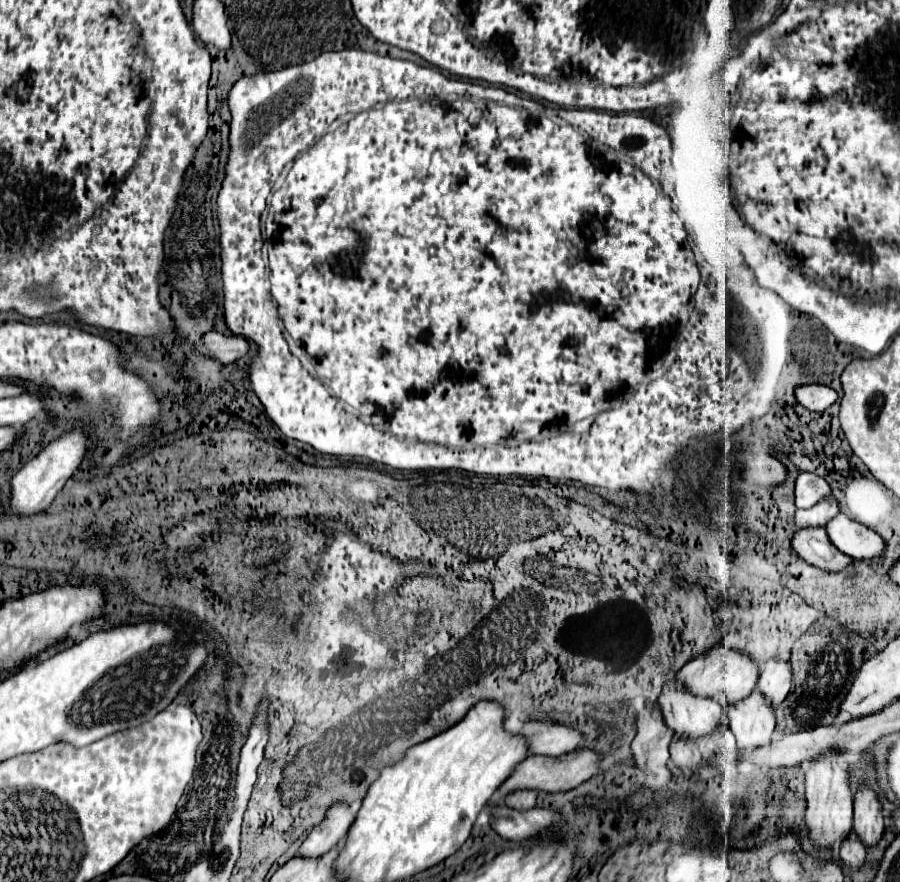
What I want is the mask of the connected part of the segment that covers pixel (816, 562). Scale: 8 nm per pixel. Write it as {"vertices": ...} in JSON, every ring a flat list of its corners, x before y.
{"vertices":[[806,529,806,531,796,531,792,539,792,547,796,553,810,563,816,569,822,569,826,573,844,573,848,571,856,559,840,553,828,539,826,529]]}

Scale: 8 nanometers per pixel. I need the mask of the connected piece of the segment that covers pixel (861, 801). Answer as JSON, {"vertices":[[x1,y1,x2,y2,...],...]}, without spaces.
{"vertices":[[862,783,858,793,854,795,854,833,866,845,878,843,884,833,882,803,876,791,866,783]]}

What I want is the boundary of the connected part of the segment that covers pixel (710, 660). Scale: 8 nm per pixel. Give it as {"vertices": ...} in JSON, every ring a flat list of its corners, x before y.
{"vertices":[[726,641,712,647,712,649,708,649,708,651,704,651,702,655,690,659,678,671,678,679,686,685,686,689,690,689,690,691,694,691,698,695,704,695,704,697,724,695,724,705,748,697,756,689,758,675,760,675,758,661,752,659,746,651,732,649]]}

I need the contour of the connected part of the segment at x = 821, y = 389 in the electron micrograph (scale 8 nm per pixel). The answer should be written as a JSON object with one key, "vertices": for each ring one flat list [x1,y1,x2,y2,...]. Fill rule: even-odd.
{"vertices":[[818,383,798,385,794,393,796,393,798,403,806,407,808,411,826,411,838,399,838,393,832,387,818,385]]}

